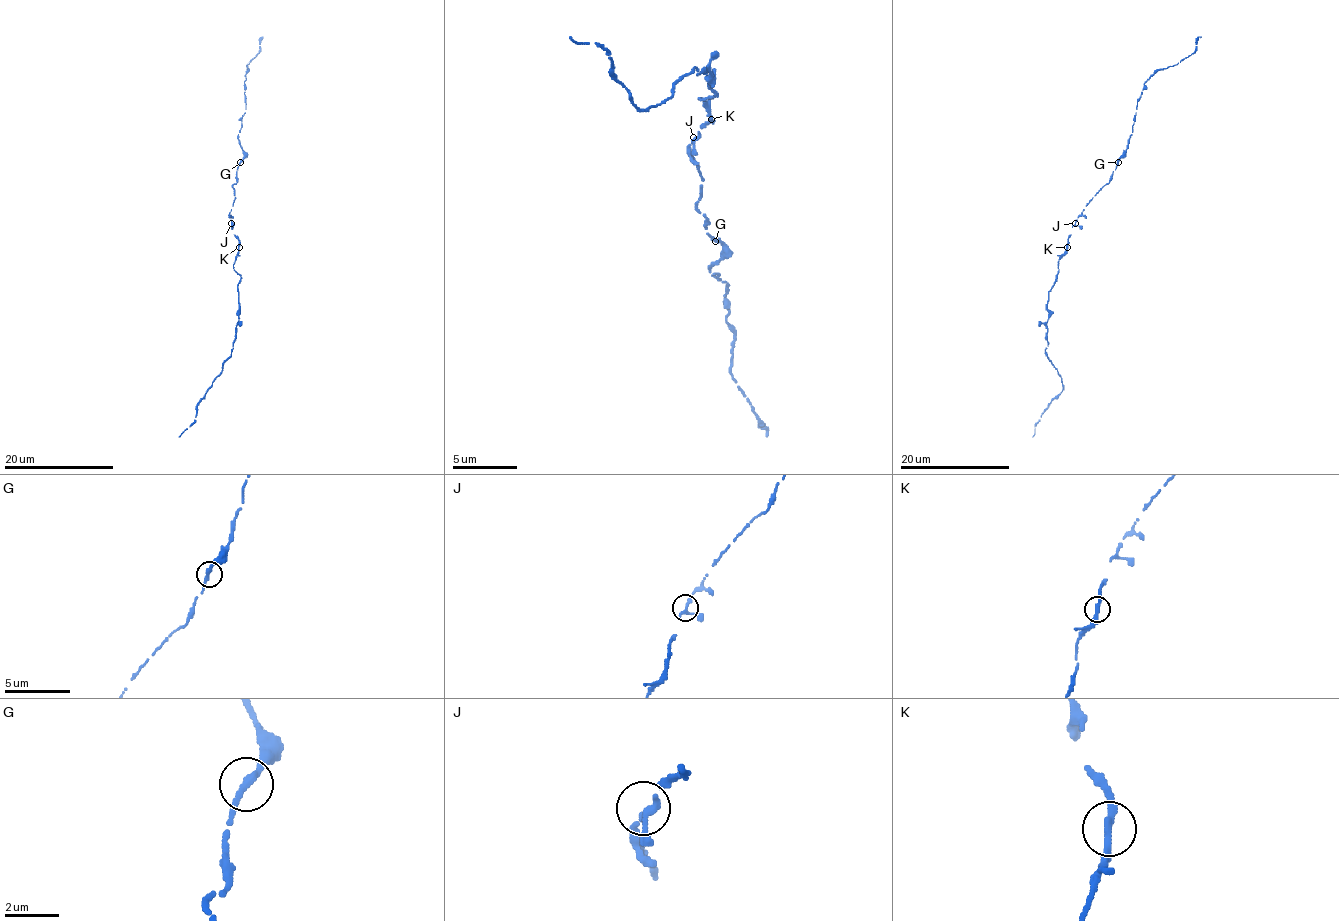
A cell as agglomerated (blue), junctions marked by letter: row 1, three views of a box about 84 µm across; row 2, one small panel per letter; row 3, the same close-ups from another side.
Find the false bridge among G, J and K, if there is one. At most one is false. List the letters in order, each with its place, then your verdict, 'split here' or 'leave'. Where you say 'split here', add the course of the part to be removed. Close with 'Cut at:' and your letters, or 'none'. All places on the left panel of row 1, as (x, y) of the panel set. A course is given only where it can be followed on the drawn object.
G: place (240, 162); leave
J: place (231, 223); leave
K: place (239, 247); leave
Cut at: none

